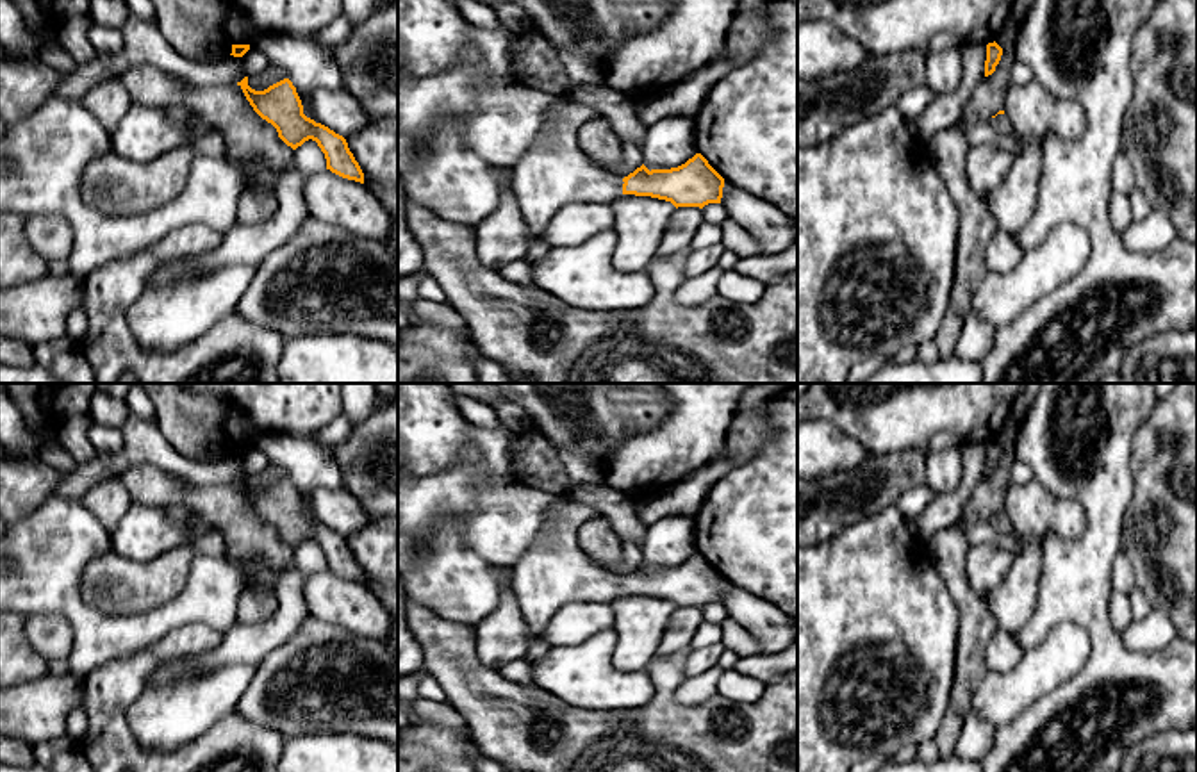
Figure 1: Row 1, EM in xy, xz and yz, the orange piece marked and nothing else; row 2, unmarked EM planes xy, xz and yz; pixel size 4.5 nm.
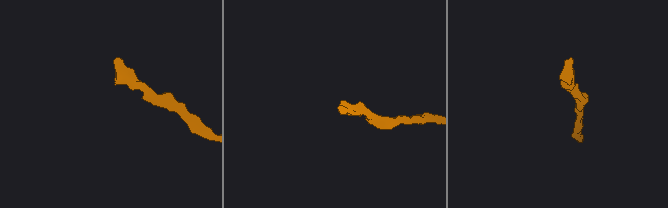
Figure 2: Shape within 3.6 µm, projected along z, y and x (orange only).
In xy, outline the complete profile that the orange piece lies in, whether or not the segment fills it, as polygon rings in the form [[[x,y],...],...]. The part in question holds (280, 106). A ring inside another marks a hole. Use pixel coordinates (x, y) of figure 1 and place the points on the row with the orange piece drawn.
[[[248,77],[237,82],[237,86],[243,89],[253,111],[277,128],[278,137],[287,146],[296,150],[312,139],[325,153],[326,169],[343,178],[364,184],[364,173],[350,152],[346,139],[303,114],[301,100],[289,78],[264,91],[252,89]]]

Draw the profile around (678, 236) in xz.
[[[678,207],[664,232],[656,257],[671,257],[692,248],[694,235],[703,223],[699,207]]]

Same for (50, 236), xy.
[[[55,214],[27,216],[25,235],[30,248],[45,260],[68,260],[73,248],[71,225]]]

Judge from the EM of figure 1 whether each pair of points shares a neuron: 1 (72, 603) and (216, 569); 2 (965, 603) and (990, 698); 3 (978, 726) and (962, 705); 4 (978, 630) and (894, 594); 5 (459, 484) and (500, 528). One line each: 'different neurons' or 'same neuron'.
1: same neuron
2: different neurons
3: different neurons
4: different neurons
5: different neurons

